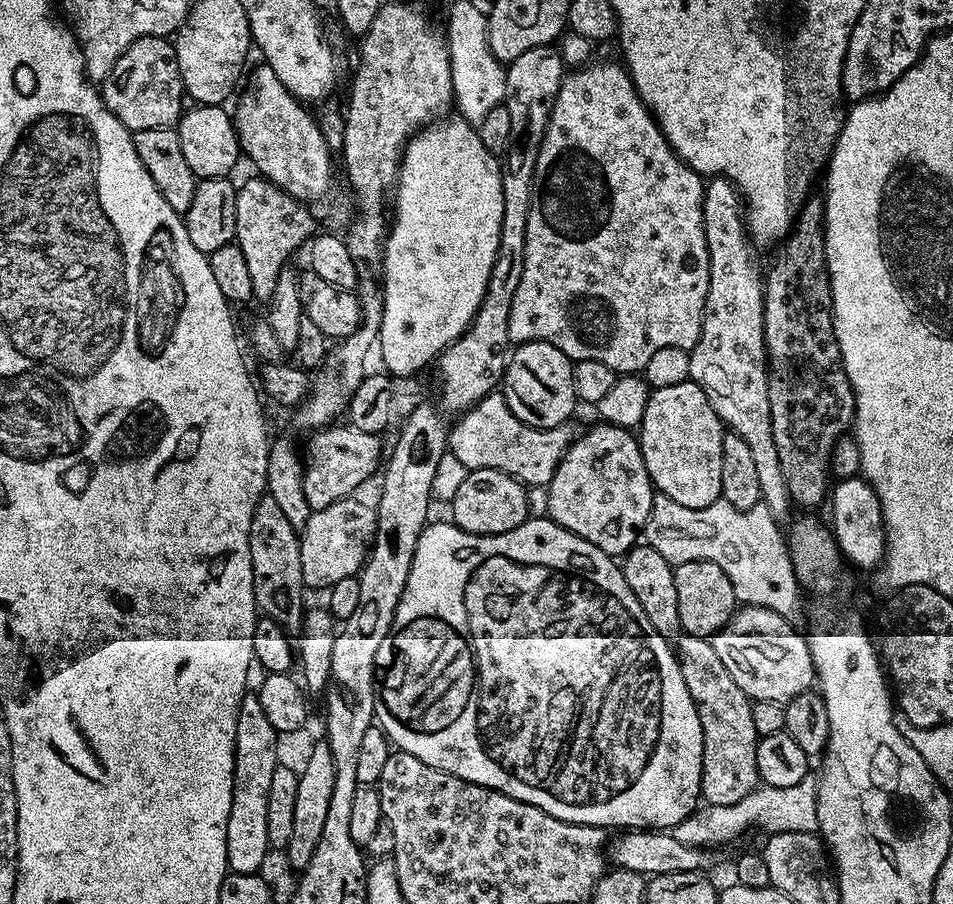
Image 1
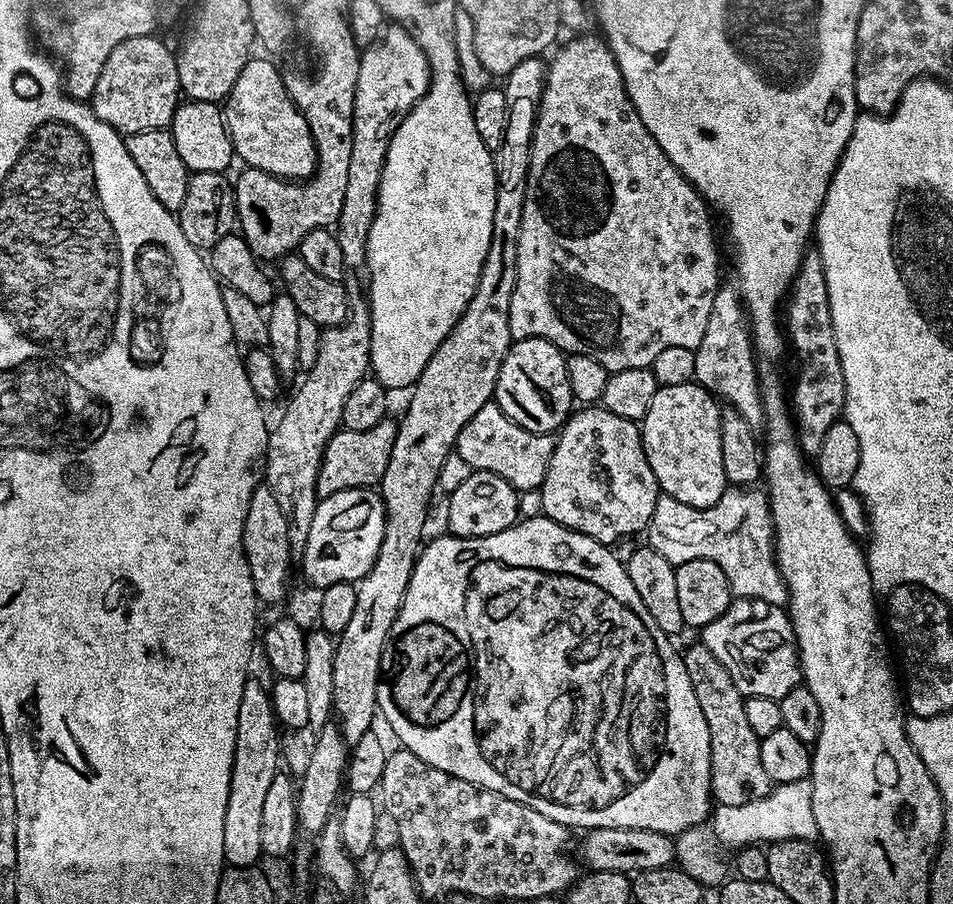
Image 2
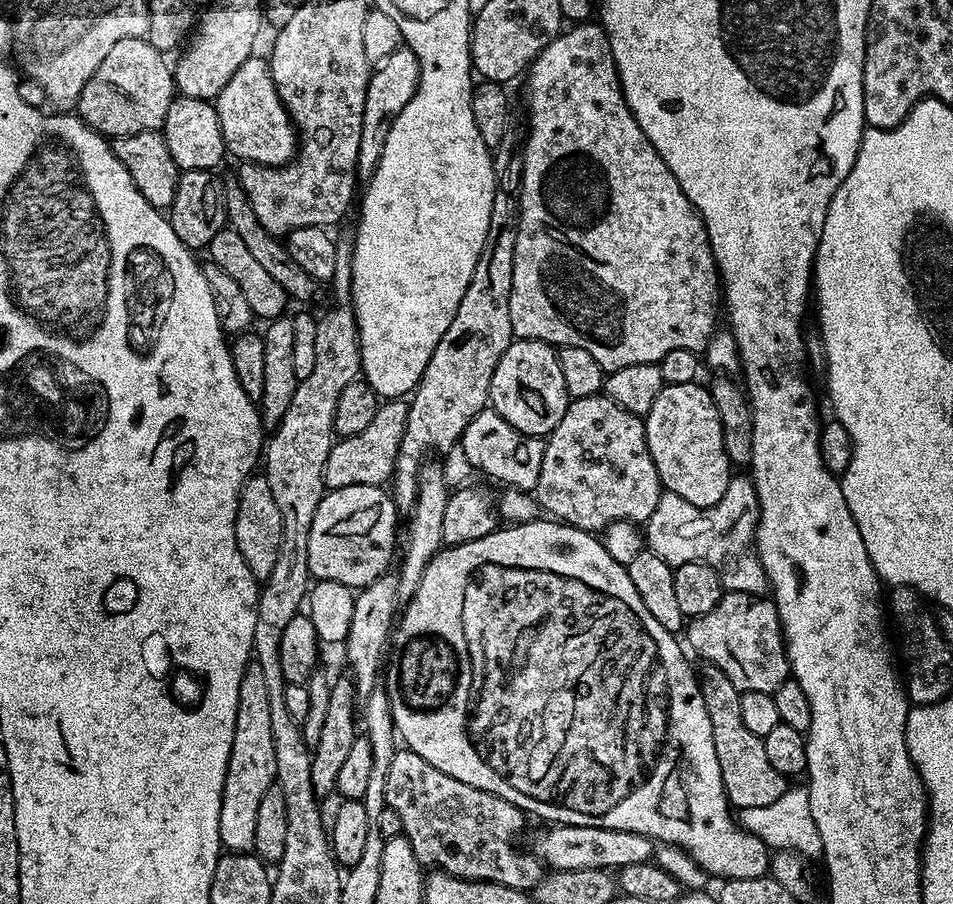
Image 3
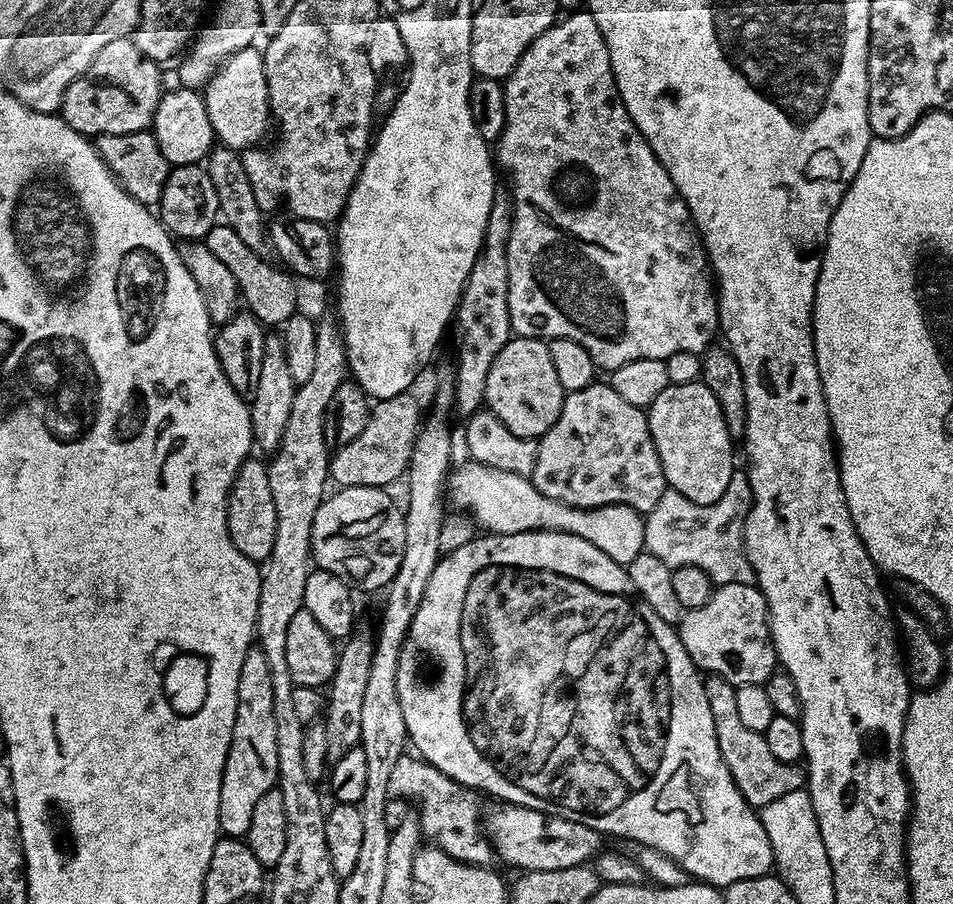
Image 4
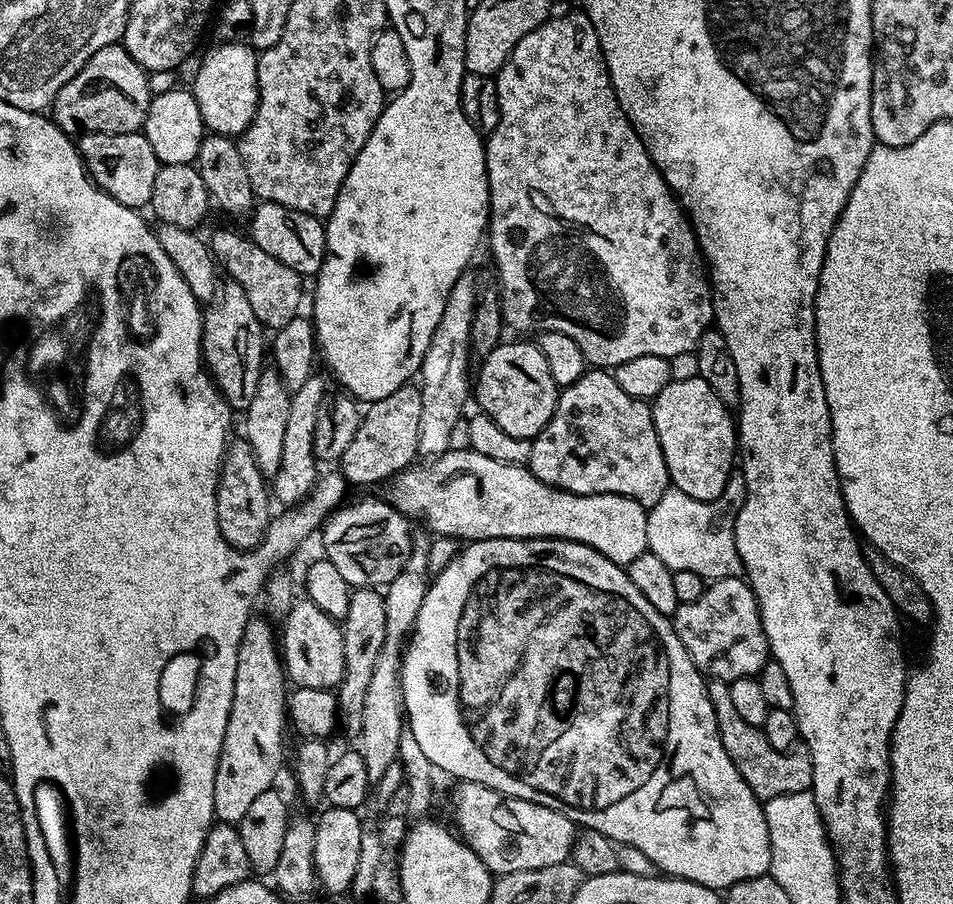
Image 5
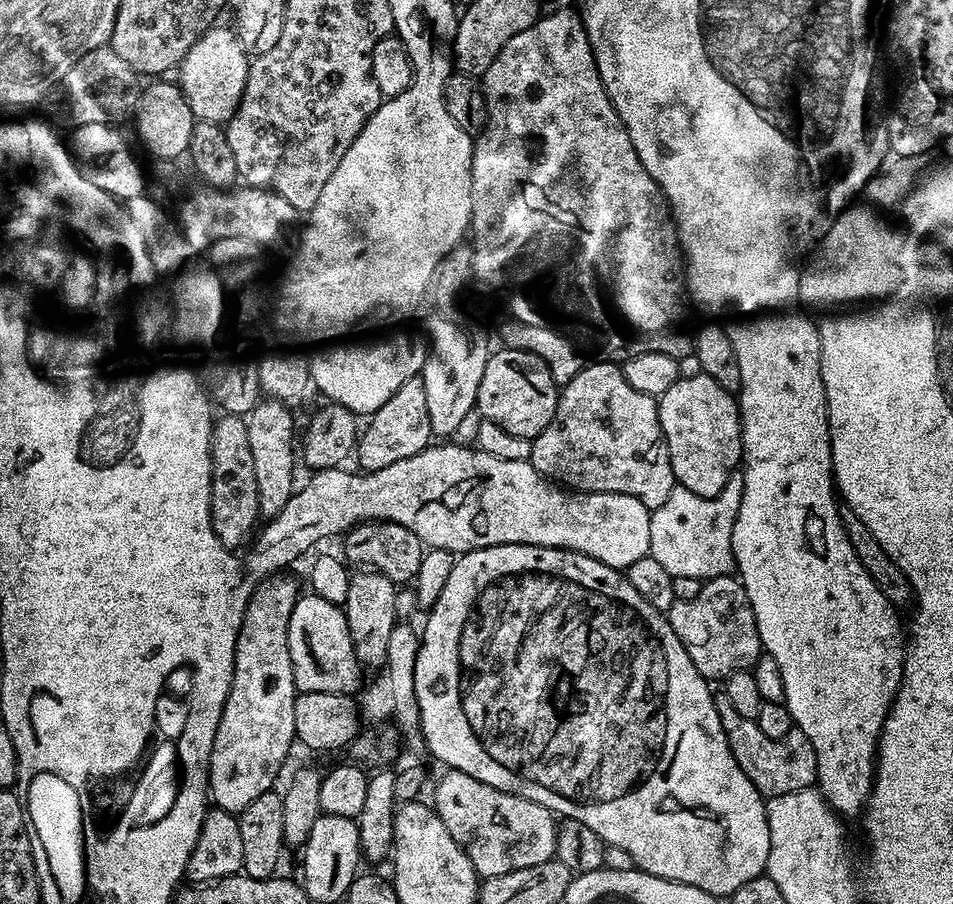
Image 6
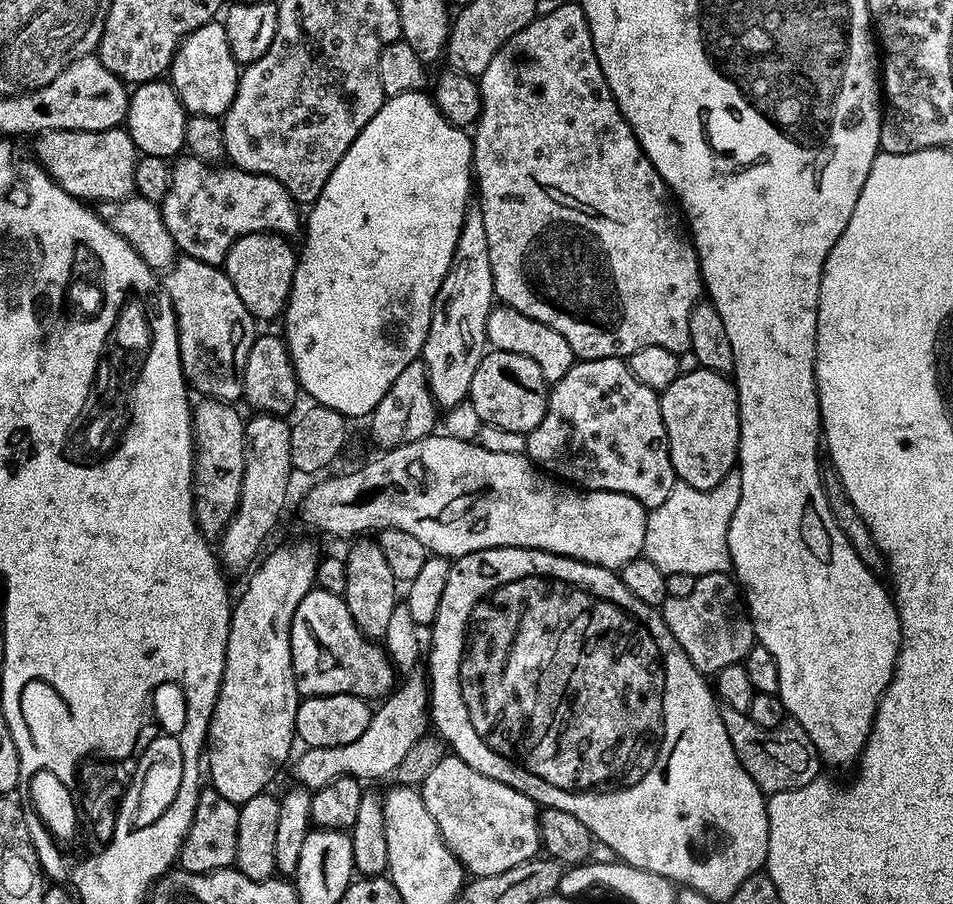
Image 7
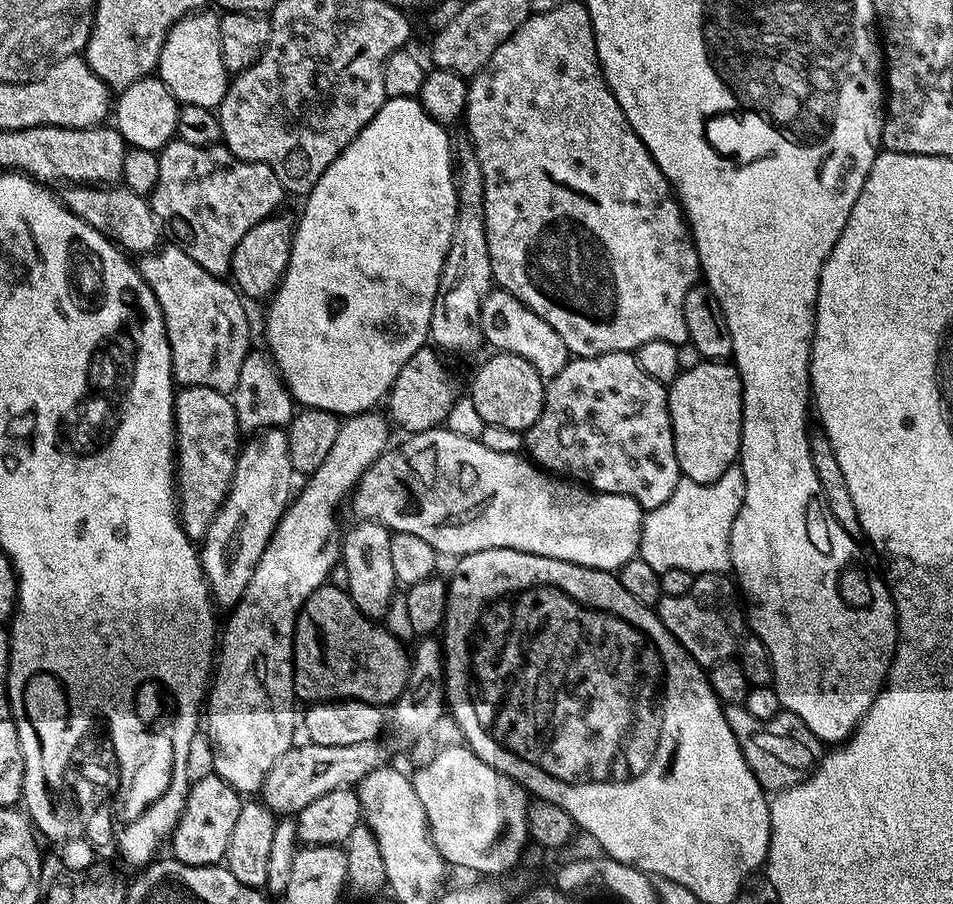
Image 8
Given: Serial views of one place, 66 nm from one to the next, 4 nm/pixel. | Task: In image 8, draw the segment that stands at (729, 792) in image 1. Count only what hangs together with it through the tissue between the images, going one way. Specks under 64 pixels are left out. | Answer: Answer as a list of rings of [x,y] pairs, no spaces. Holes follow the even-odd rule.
[[[725,704],[724,717],[730,730],[734,730],[734,738],[765,793],[785,792],[816,771],[822,759],[822,741],[793,712],[782,710],[774,718],[763,720],[754,718],[743,704]]]

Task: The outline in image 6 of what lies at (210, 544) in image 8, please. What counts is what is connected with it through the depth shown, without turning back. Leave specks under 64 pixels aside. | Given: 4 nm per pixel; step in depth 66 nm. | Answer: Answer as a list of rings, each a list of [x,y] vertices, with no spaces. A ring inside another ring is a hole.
[[[271,398],[257,399],[246,415],[246,439],[250,441],[250,455],[254,457],[254,478],[258,486],[260,515],[264,518],[277,516],[286,506],[294,491],[292,471],[298,468],[298,424],[292,421],[293,409],[289,405]]]

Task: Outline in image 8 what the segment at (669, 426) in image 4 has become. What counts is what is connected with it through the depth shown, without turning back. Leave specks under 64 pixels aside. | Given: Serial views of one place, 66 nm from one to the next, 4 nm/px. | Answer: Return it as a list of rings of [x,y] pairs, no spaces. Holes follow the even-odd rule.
[[[704,360],[698,366],[683,369],[680,375],[667,385],[667,389],[670,422],[674,434],[674,454],[678,458],[681,477],[699,484],[709,484],[722,478],[722,474],[726,474],[726,470],[737,463],[744,421],[742,382],[735,363]]]

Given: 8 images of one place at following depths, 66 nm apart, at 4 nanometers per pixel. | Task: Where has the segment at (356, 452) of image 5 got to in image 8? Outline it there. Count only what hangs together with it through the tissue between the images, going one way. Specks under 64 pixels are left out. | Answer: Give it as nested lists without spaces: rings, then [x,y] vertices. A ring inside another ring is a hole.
[[[435,347],[419,348],[414,358],[410,358],[410,362],[406,362],[402,370],[398,370],[398,378],[394,378],[392,388],[386,397],[386,412],[391,423],[395,427],[397,424],[398,427],[405,428],[405,433],[425,432],[431,428],[441,427],[447,421],[450,410],[457,400],[456,384],[452,381],[451,374],[444,369],[440,359],[441,353]]]

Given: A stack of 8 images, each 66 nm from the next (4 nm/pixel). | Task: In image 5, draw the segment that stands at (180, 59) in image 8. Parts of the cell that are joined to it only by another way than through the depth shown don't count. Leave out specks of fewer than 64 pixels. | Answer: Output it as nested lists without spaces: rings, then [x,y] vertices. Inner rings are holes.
[[[220,42],[217,48],[212,48],[204,56],[196,77],[190,83],[190,91],[198,102],[198,110],[204,119],[204,127],[209,133],[217,136],[239,137],[244,132],[256,113],[256,104],[260,101],[258,90],[258,74],[256,73],[257,53],[247,43],[230,44],[234,42]]]

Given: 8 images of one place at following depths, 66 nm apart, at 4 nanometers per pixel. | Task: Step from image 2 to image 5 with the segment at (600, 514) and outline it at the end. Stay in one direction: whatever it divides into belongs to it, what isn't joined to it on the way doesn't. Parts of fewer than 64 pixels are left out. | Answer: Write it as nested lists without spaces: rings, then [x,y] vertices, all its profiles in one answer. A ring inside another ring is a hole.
[[[586,370],[578,378],[578,382],[567,385],[561,391],[550,422],[534,437],[531,445],[532,453],[527,458],[527,467],[542,482],[561,488],[564,492],[573,492],[579,496],[618,494],[651,506],[670,487],[651,403],[630,398],[630,394],[626,394],[626,390],[618,386],[615,375],[608,370]]]

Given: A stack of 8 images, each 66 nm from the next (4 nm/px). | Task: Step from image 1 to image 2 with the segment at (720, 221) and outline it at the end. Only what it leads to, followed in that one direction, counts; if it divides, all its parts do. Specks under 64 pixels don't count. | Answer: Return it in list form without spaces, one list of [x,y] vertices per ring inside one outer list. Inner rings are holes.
[[[722,286],[714,294],[714,306],[710,310],[710,322],[706,322],[706,334],[694,350],[695,383],[719,398],[727,407],[738,410],[753,430],[764,422],[764,403],[760,397],[760,379],[756,373],[756,350],[752,347],[752,329],[744,301],[735,287]]]

